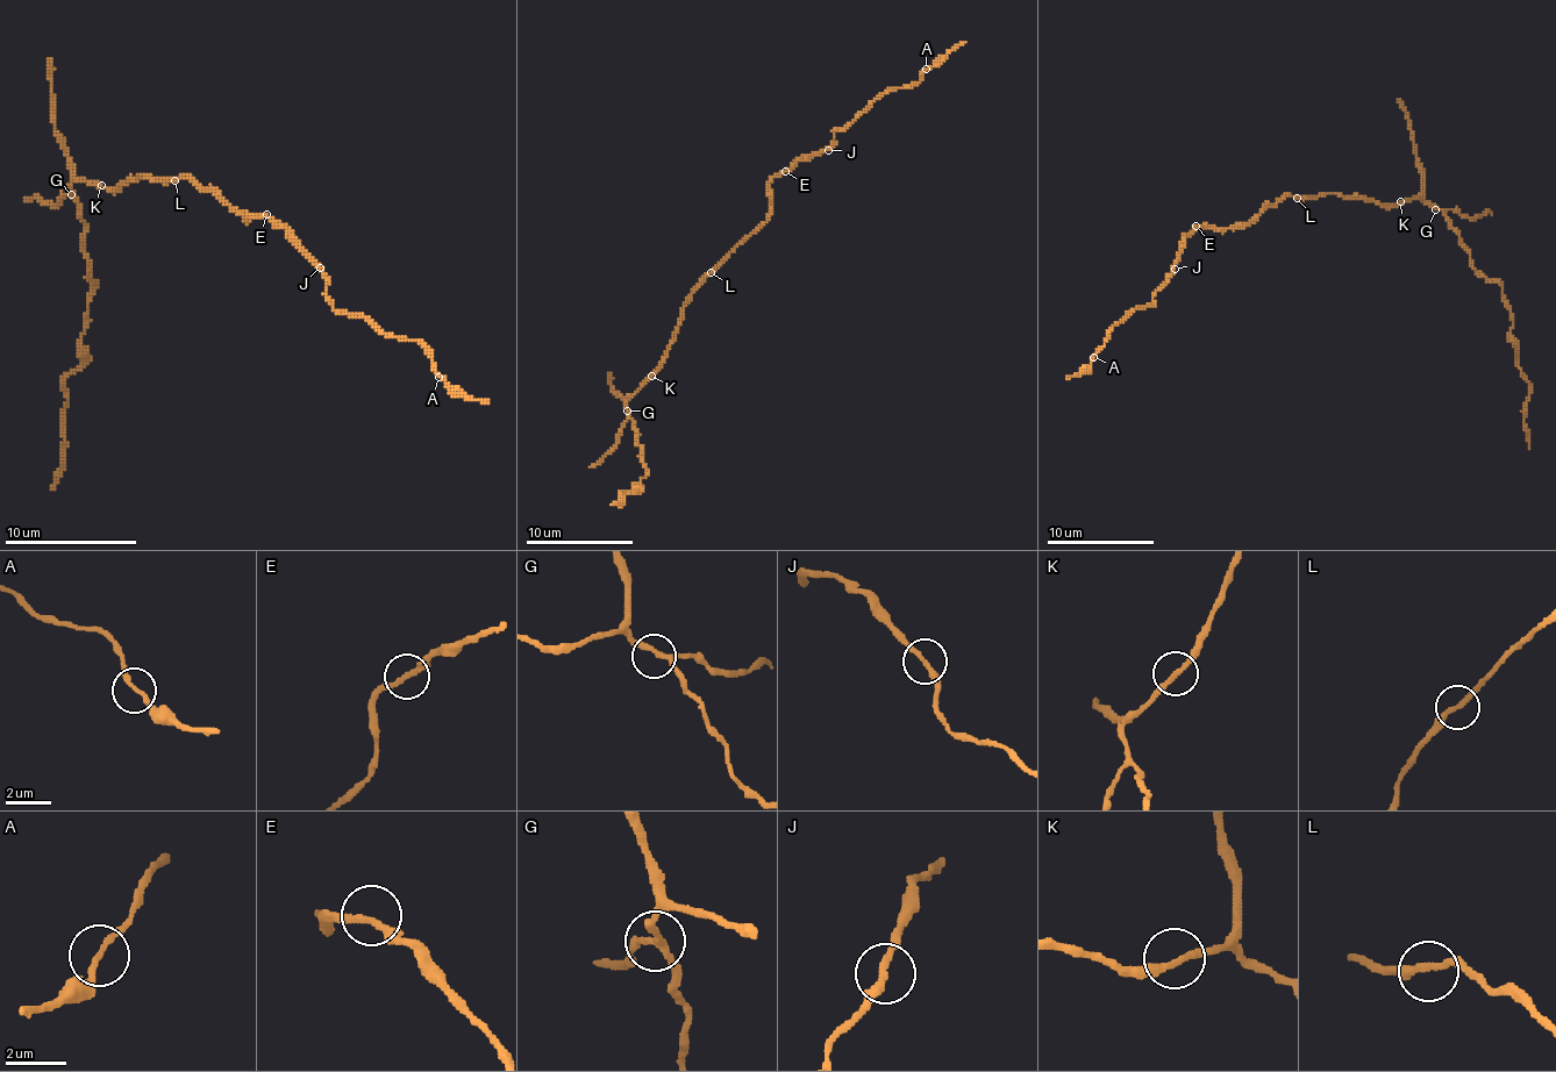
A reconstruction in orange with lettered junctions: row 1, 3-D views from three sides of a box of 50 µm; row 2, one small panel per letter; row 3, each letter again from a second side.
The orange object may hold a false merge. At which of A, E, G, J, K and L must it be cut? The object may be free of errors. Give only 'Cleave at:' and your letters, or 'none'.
Cleave at: none

